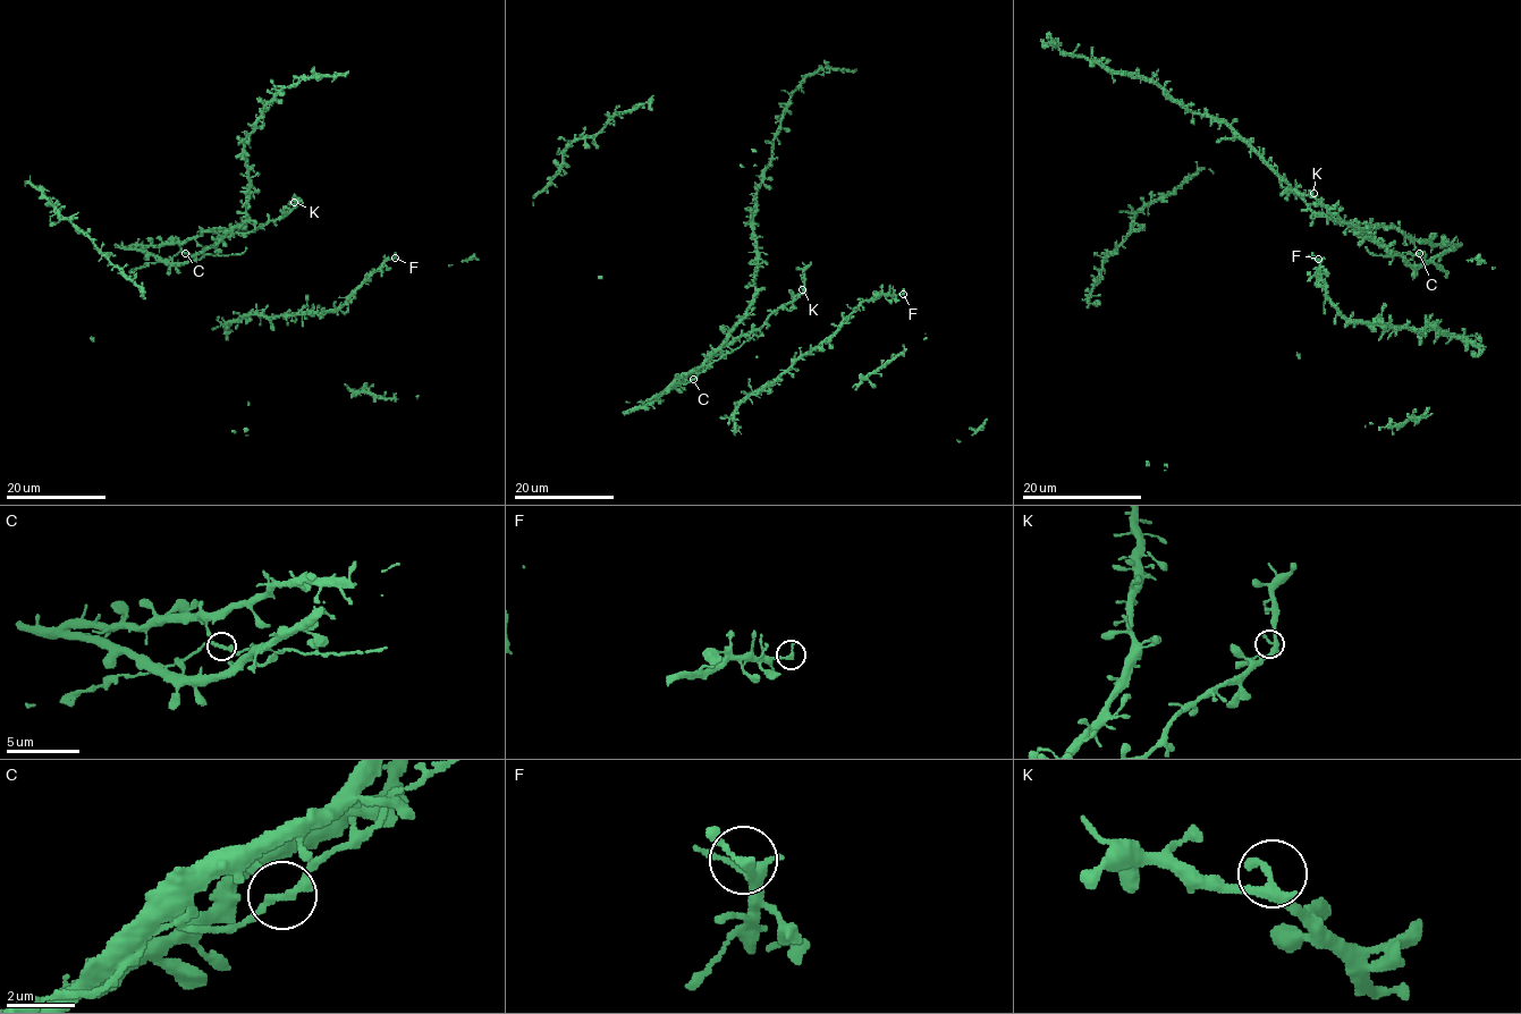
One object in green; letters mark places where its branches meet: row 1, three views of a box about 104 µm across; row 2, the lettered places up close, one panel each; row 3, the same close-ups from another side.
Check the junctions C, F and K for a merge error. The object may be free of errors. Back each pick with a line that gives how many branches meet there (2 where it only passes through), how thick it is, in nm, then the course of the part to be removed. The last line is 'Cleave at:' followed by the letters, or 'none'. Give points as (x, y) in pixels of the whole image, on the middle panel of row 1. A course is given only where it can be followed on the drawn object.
Cleave at: none

